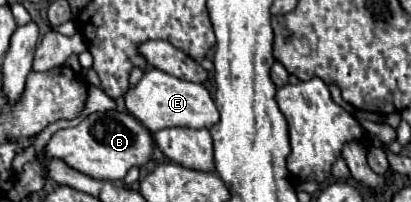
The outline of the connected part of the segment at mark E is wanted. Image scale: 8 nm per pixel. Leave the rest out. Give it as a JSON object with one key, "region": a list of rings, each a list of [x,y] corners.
{"region":[[[155,67],[147,69],[141,77],[141,81],[135,87],[129,87],[125,93],[125,105],[127,111],[139,119],[149,131],[159,131],[165,127],[213,127],[219,121],[219,111],[209,95],[209,91],[199,83],[181,81],[173,75],[167,75],[165,71],[159,71]]]}

